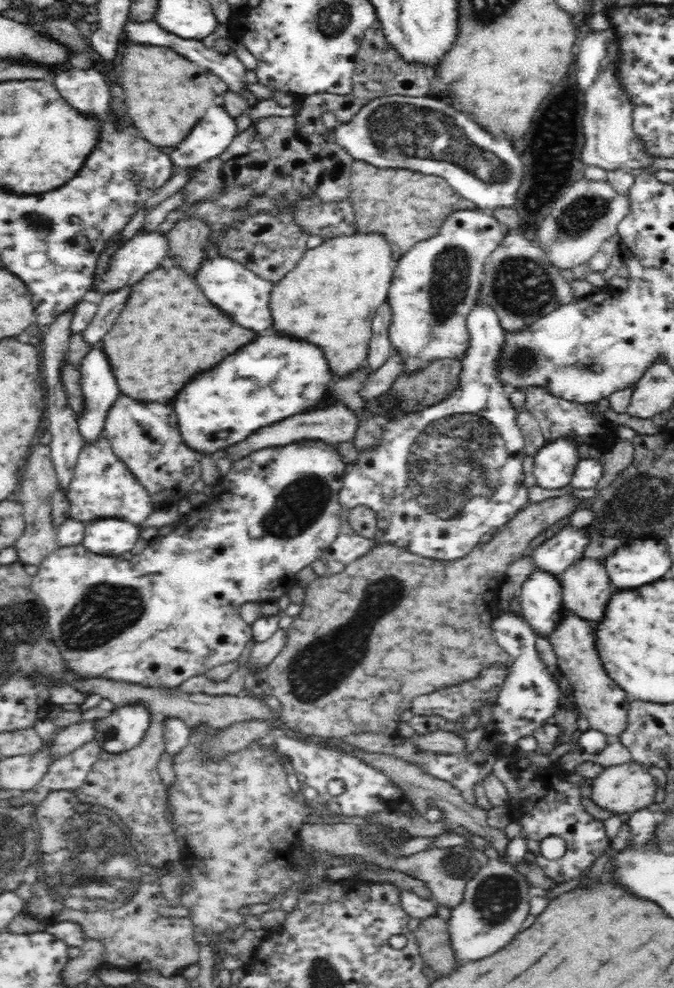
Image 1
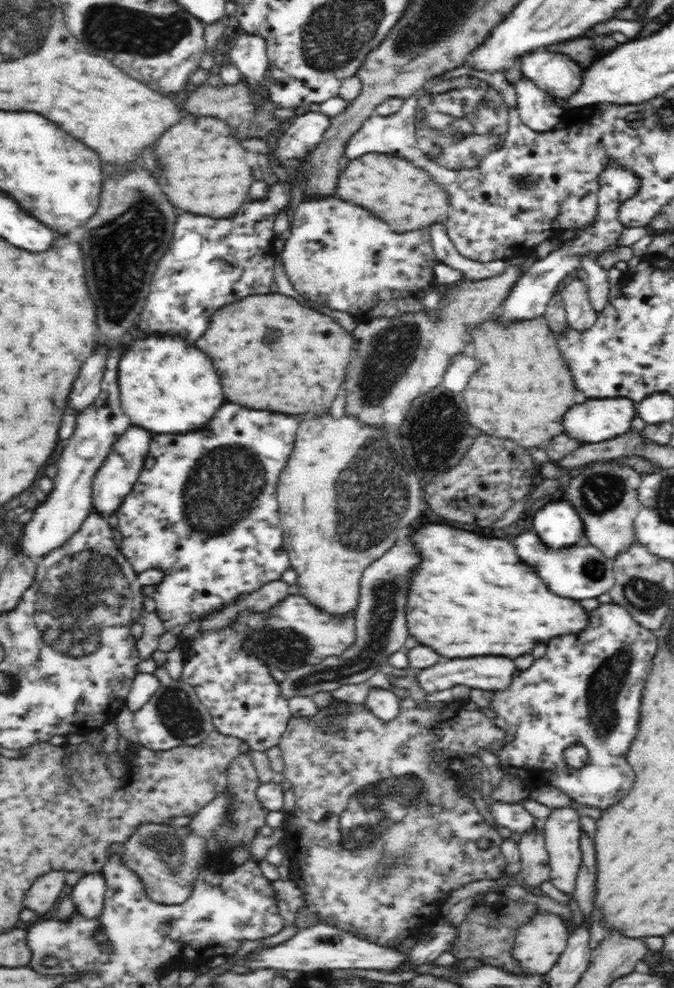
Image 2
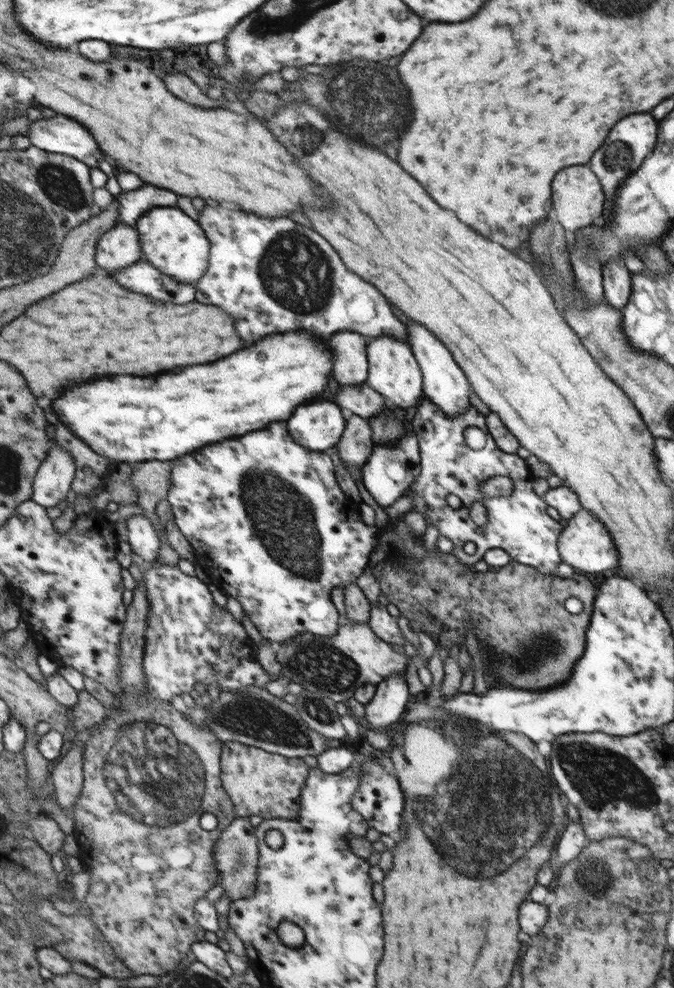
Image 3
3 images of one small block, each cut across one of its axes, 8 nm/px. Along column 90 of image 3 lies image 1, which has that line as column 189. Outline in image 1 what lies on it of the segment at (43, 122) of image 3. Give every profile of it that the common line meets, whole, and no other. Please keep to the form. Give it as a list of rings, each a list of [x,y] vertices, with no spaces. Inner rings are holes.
[[[212,105],[205,110],[204,118],[196,122],[194,130],[169,150],[173,165],[186,169],[219,156],[237,134],[235,118],[223,106]]]

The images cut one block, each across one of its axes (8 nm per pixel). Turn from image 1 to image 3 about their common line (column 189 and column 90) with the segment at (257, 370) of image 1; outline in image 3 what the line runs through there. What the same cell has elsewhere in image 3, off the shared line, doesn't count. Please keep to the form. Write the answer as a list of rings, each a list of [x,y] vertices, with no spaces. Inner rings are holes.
[[[306,329],[276,333],[220,362],[198,364],[178,374],[152,378],[118,376],[112,380],[98,380],[96,384],[82,384],[80,388],[72,388],[72,392],[68,392],[64,400],[56,402],[56,410],[60,412],[56,414],[84,442],[118,463],[173,461],[179,456],[194,453],[200,446],[204,448],[212,442],[246,436],[254,430],[264,430],[268,428],[268,422],[274,424],[282,422],[284,418],[290,420],[298,406],[308,404],[310,400],[316,400],[328,392],[334,368],[336,354],[332,352],[328,339],[320,338]]]

